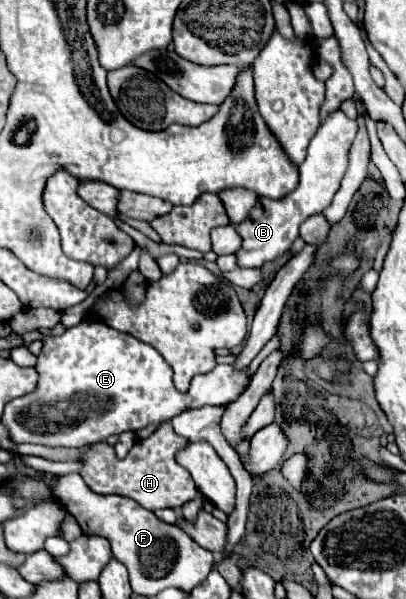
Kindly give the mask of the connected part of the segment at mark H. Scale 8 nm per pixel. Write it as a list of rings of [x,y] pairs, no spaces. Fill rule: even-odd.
[[[161,423],[161,427],[151,437],[137,441],[125,459],[117,459],[115,449],[107,443],[89,445],[87,453],[81,457],[83,467],[79,475],[95,493],[123,495],[149,511],[165,507],[181,509],[185,503],[197,497],[197,487],[191,483],[191,475],[187,475],[187,469],[175,463],[175,451],[185,445],[187,439],[175,435],[175,431],[171,431],[171,423]]]

